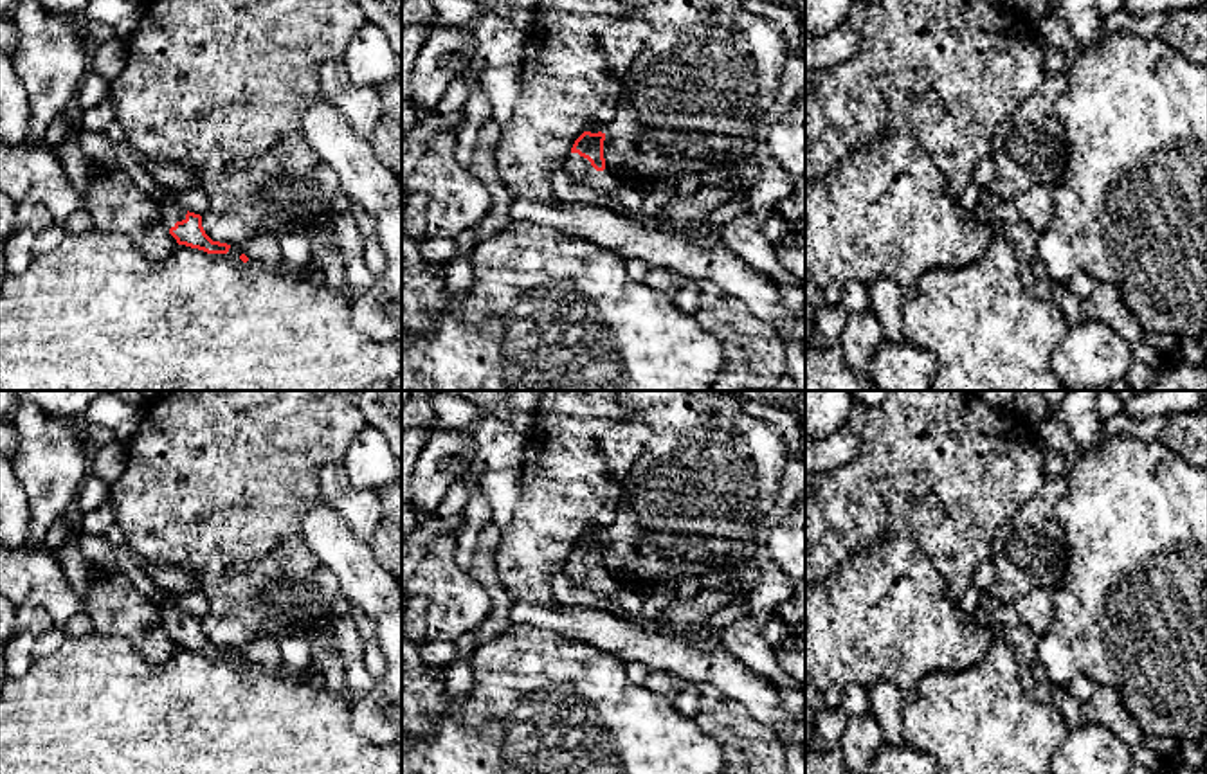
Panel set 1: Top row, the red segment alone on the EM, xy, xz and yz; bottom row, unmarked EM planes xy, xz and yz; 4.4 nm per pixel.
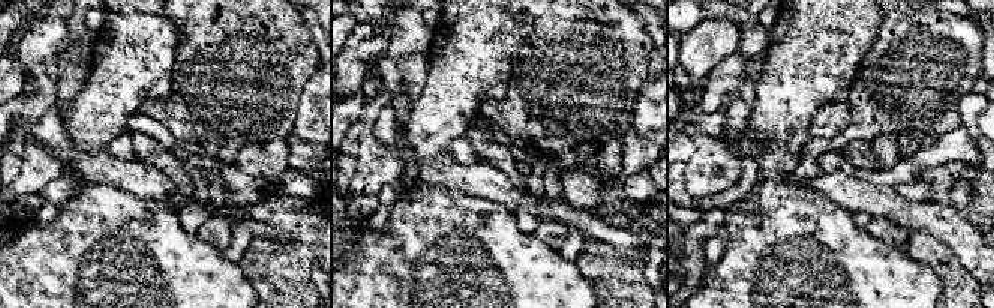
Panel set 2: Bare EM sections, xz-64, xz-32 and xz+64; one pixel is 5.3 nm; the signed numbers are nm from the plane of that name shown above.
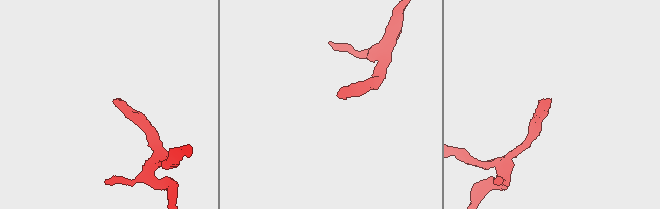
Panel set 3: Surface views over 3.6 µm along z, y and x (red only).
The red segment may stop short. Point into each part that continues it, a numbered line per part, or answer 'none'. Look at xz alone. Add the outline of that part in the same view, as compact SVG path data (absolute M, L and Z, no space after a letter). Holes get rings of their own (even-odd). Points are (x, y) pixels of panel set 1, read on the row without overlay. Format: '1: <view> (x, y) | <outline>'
1: xz (579, 571) | M569 556L566 574L575 585L602 594L613 607L618 608L618 616L627 619L620 608L623 605L623 592L613 576L607 572L596 574L591 565L578 556Z

